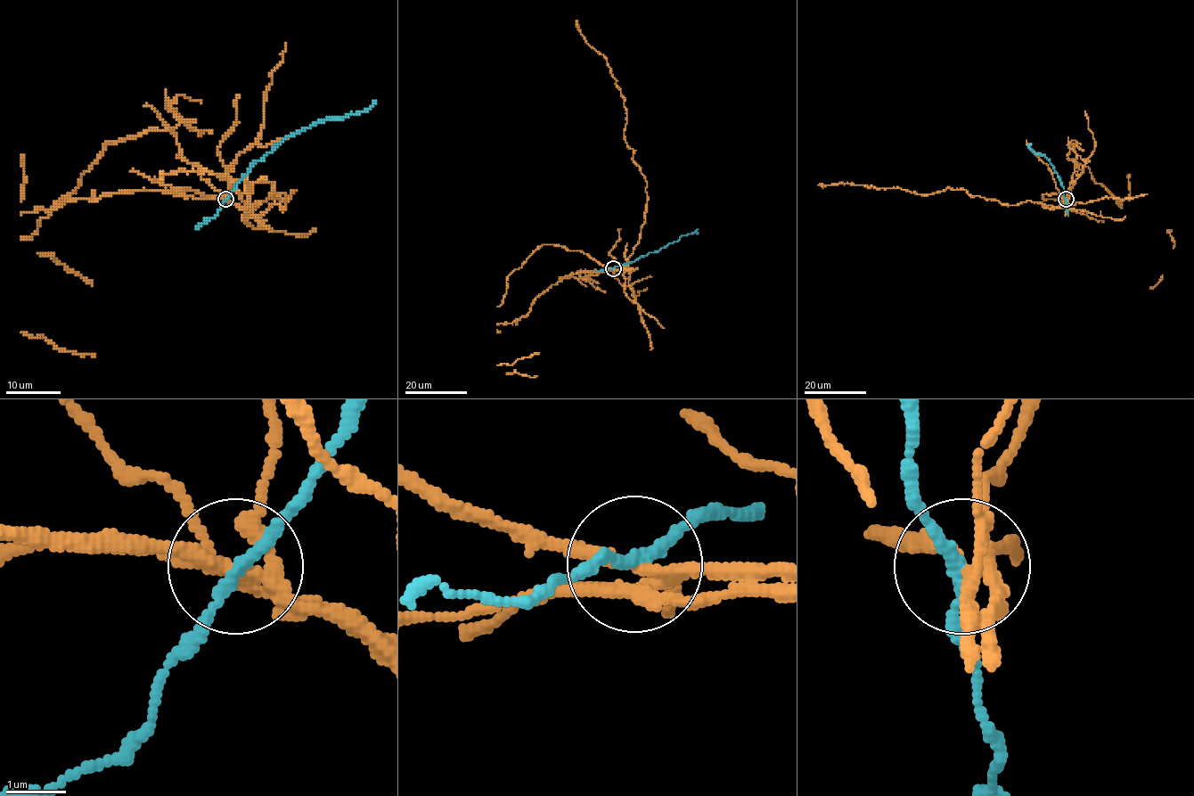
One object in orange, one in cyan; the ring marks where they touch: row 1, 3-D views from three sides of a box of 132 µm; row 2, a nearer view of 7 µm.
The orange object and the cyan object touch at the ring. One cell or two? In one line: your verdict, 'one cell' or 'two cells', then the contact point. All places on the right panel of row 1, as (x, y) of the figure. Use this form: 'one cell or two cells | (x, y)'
two cells | (1066, 199)

